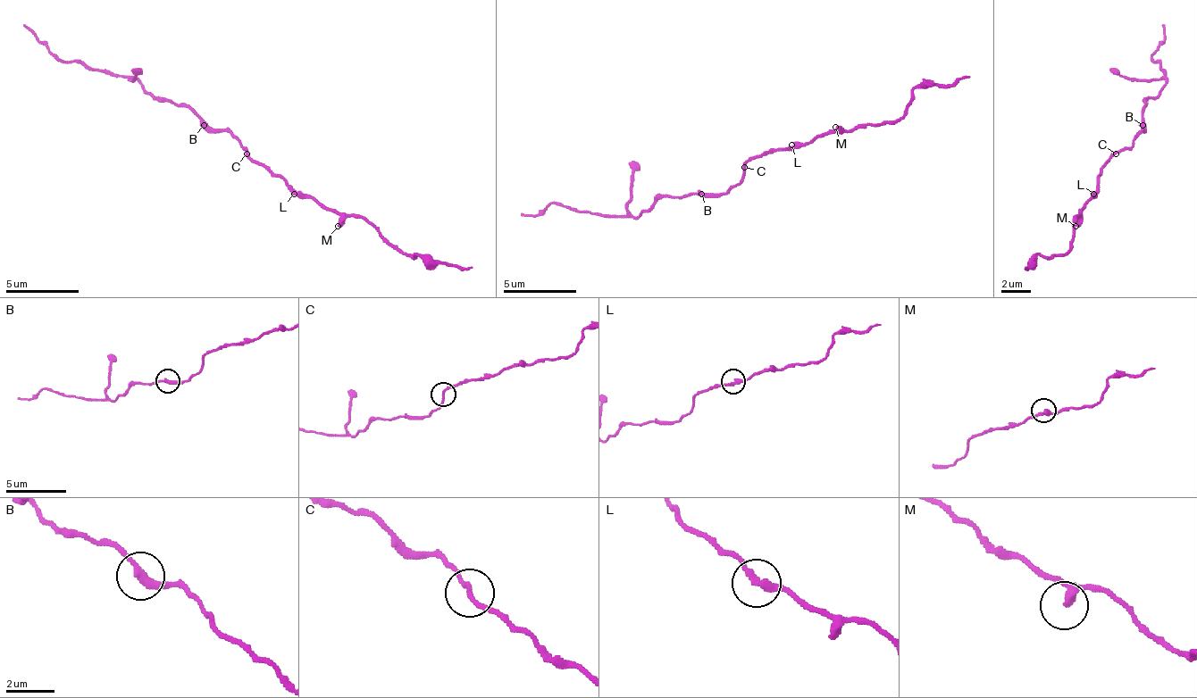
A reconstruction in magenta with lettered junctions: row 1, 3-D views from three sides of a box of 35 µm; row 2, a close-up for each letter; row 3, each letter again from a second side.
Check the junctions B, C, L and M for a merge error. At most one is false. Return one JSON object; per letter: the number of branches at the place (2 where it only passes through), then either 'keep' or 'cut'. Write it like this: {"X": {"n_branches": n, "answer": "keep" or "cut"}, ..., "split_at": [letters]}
{"B": {"n_branches": 2, "answer": "keep"}, "C": {"n_branches": 2, "answer": "keep"}, "L": {"n_branches": 2, "answer": "keep"}, "M": {"n_branches": 2, "answer": "keep"}, "split_at": []}

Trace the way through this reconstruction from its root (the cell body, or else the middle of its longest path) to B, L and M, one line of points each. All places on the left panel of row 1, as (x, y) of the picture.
B: (246, 153), (246, 150), (229, 131), (210, 131), (203, 124)
L: (246, 153), (280, 175), (294, 194)
M: (246, 153), (280, 175), (297, 194), (308, 194), (330, 208), (338, 215), (338, 226)

